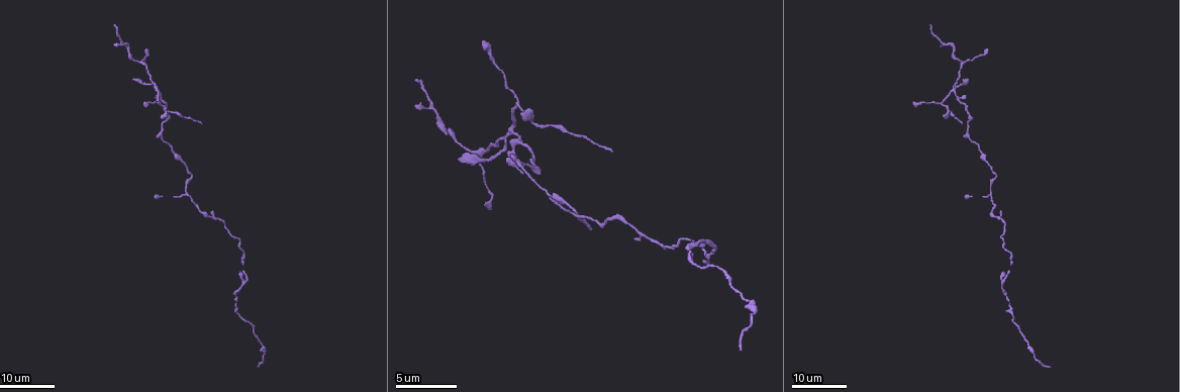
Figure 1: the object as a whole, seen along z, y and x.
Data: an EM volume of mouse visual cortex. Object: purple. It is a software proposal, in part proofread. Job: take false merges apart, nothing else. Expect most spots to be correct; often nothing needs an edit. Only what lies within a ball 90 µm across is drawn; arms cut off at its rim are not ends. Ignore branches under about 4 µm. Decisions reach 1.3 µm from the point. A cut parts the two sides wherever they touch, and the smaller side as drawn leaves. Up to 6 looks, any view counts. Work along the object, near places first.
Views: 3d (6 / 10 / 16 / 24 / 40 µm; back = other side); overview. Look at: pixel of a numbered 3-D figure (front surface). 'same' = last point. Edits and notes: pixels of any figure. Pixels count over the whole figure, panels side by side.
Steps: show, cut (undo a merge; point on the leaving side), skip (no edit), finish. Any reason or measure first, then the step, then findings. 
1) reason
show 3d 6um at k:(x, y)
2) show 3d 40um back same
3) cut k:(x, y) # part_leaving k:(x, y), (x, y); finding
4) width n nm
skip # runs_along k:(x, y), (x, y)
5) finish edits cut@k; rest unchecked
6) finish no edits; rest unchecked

arms part here
show 3d 24um at 1:(953, 90)

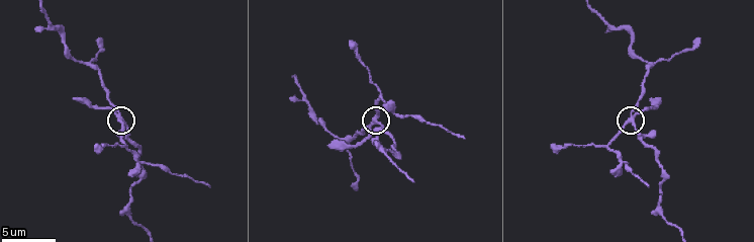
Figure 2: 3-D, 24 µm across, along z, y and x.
show 3d 6um at 2:(629, 122)

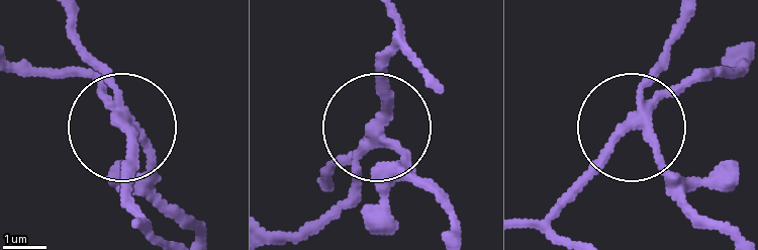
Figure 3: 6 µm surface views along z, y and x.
side_arm 13 um; arms 3
cut 3:(122, 167) # two cells meet here

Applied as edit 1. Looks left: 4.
show overview

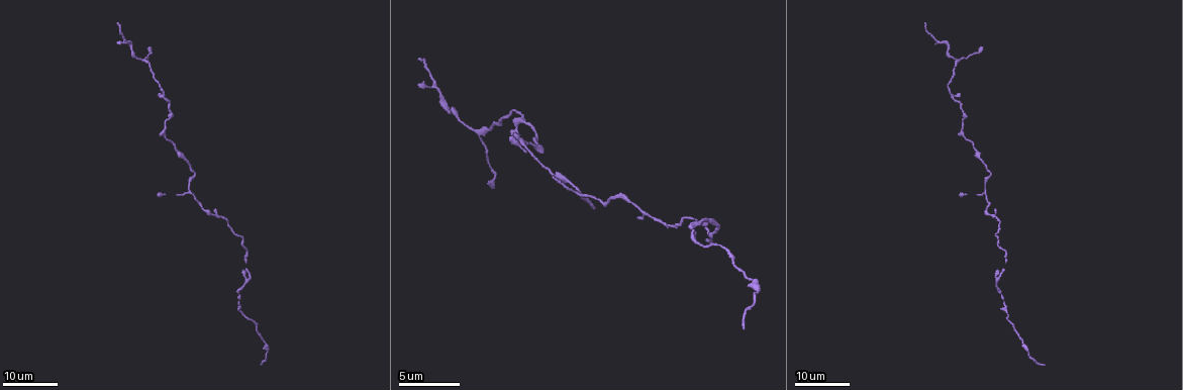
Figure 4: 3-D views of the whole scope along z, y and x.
a fork
show 3d 24um at 4:(959, 58)

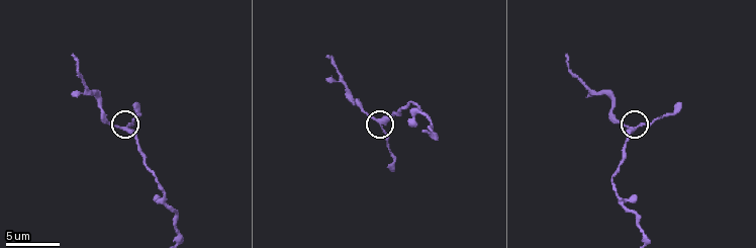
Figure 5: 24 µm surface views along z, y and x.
show 3d 10um at 5:(382, 124)

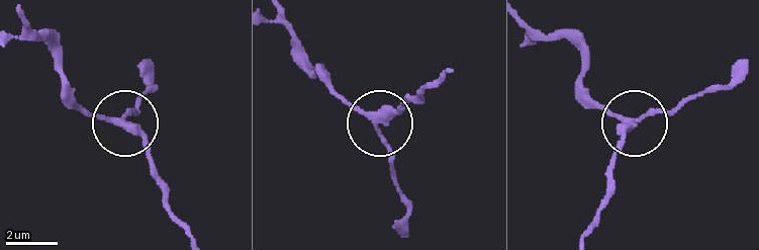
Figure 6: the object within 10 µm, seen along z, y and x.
width 250 nm
skip # runs_along 6:(452, 72), (382, 124), (393, 180); continuous, no second cell

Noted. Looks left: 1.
finish edits cut@3; rest unchecked

